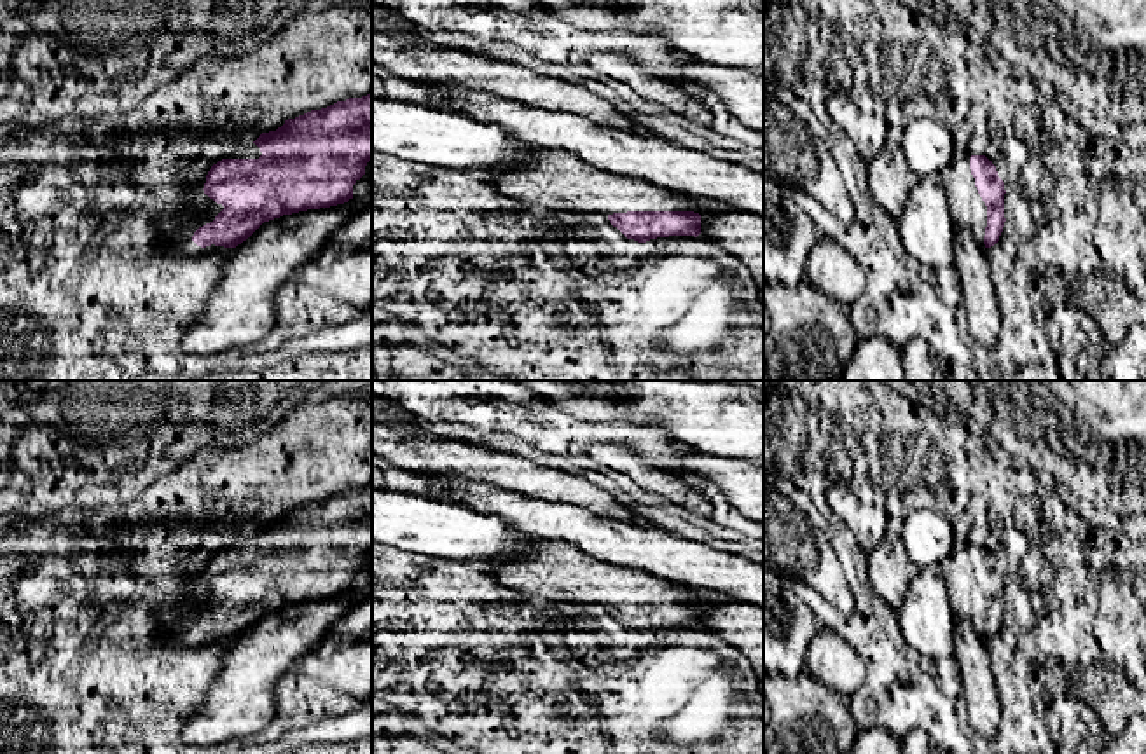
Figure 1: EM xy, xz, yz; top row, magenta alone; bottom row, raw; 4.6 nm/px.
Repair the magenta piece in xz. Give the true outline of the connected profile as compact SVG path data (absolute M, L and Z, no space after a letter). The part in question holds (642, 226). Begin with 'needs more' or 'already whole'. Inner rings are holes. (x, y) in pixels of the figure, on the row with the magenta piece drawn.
needs more; M536 150L528 164L484 175L496 190L533 209L604 213L627 239L701 234L695 197L611 175L561 150Z

